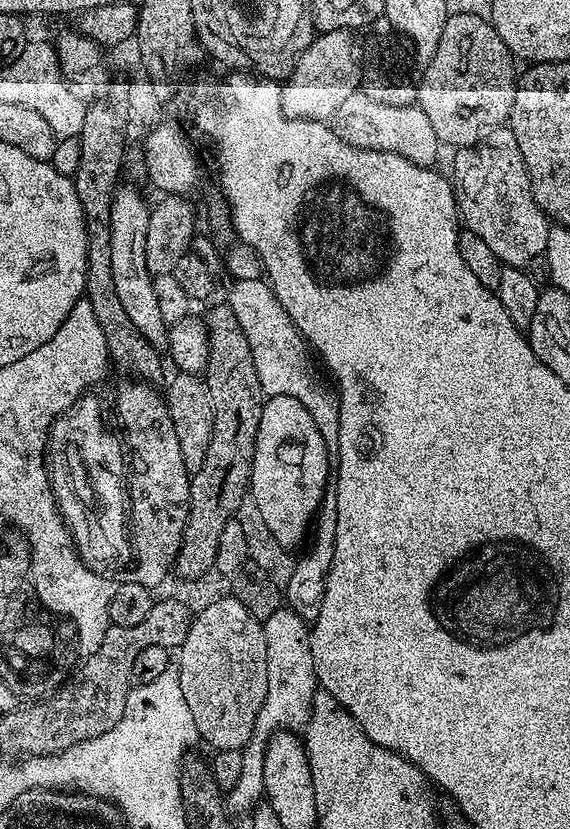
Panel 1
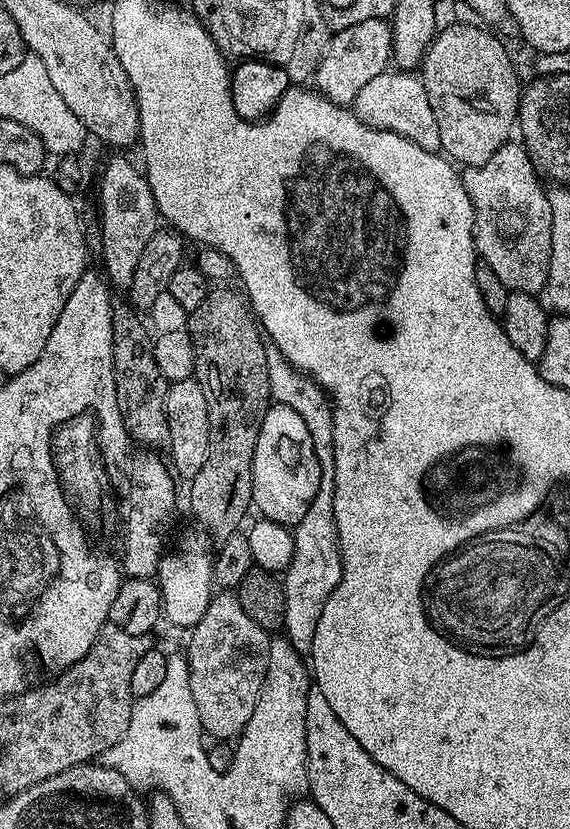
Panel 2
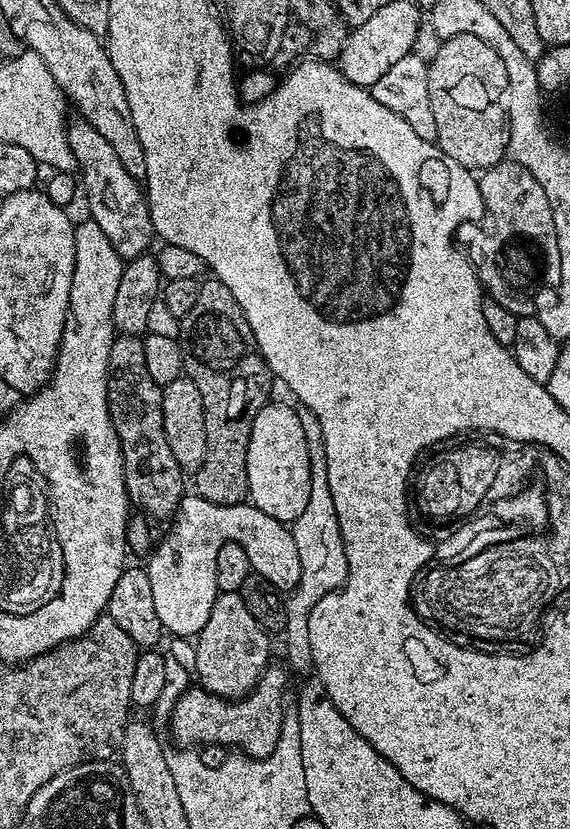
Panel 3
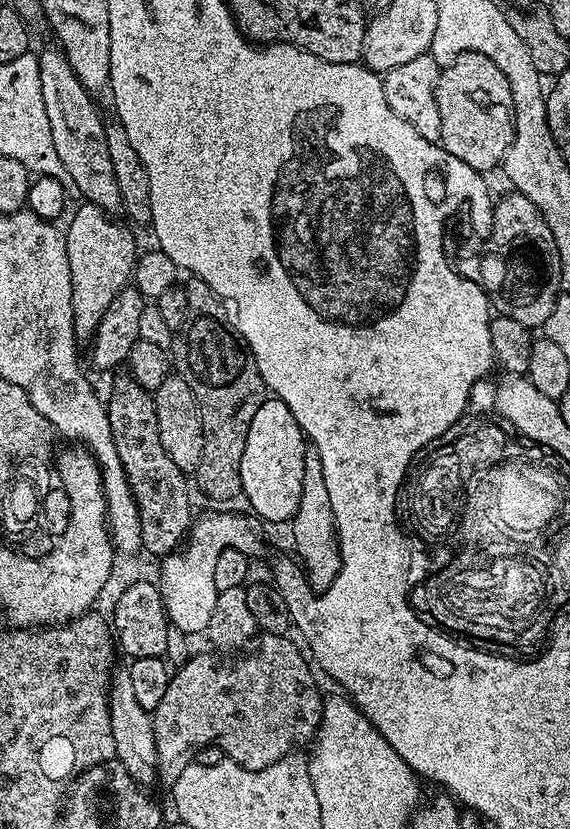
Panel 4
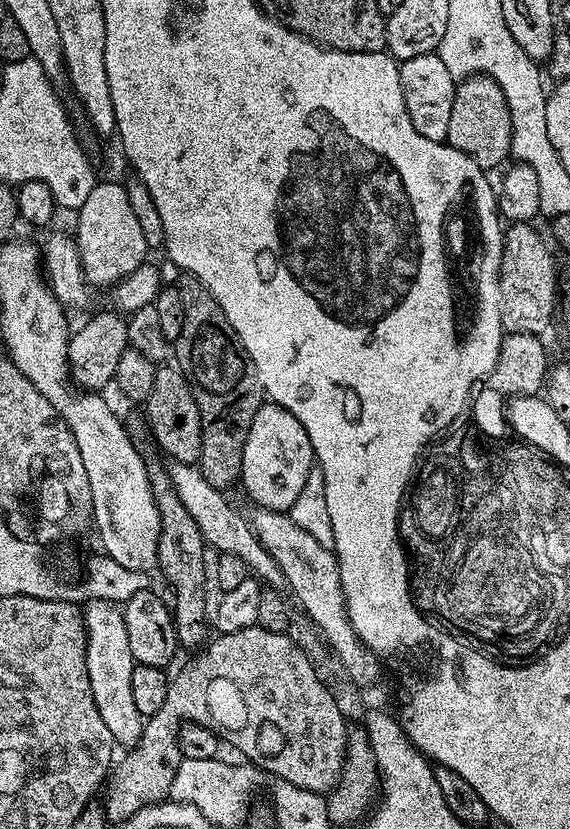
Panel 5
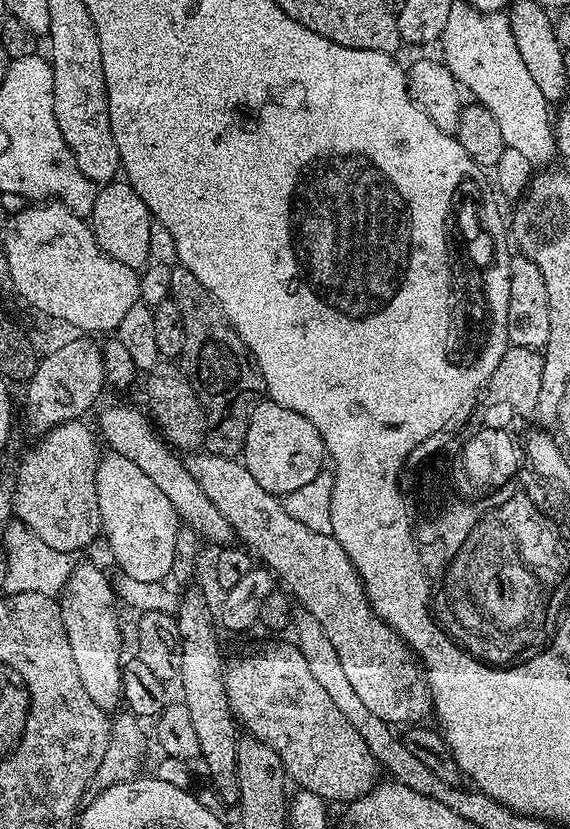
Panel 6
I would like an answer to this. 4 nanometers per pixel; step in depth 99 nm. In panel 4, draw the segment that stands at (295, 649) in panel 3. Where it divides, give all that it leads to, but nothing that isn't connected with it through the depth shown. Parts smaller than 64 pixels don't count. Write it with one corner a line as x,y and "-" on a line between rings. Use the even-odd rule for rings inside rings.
315,450
309,451
306,457
302,478
302,502
298,502
298,510
290,521
290,527
292,540
296,543
295,555
306,569
310,587
316,593
324,593
340,570
340,542
336,535
334,510
330,510
330,493
326,490
326,478
322,478
322,458
318,458

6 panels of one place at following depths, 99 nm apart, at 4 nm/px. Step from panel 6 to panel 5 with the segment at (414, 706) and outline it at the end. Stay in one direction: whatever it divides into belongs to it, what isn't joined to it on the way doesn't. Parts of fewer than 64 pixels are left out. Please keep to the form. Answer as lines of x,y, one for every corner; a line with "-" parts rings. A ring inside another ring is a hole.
253,507
251,511
246,517
254,535
260,540
261,546
273,556
274,562
285,575
287,587
296,595
296,600
304,607
305,614
317,624
315,627
326,641
327,647
333,653
336,651
349,682
360,691
363,707
387,709
388,688
384,684
376,684
378,658
358,638
344,605
344,591
335,551
322,546
318,538
306,534
302,526
294,526
292,519
283,512
258,507

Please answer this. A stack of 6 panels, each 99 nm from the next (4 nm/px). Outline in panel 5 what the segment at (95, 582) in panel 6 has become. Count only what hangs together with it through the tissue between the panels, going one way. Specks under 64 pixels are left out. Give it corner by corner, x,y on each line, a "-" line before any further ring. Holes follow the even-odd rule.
89,600
83,605
84,633
86,634
86,674
90,678
90,694
94,694
94,706
106,722
113,741
117,745
139,745
144,733
146,717
138,714
138,705
134,702
134,686
130,683
130,674
136,661
130,654
130,638
126,638
124,613
110,600

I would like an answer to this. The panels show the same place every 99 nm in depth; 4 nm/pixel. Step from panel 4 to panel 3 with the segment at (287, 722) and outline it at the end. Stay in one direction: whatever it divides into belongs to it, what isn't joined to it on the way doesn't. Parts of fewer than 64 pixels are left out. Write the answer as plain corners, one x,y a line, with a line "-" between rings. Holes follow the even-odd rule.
269,666
255,688
241,700
224,700
221,696
210,694
199,686
189,687
187,692
180,693
180,700
170,709
172,736
180,743
177,745
237,744
244,751
241,753
245,757
265,760
278,746
286,711
284,695
288,692
289,673
281,668

